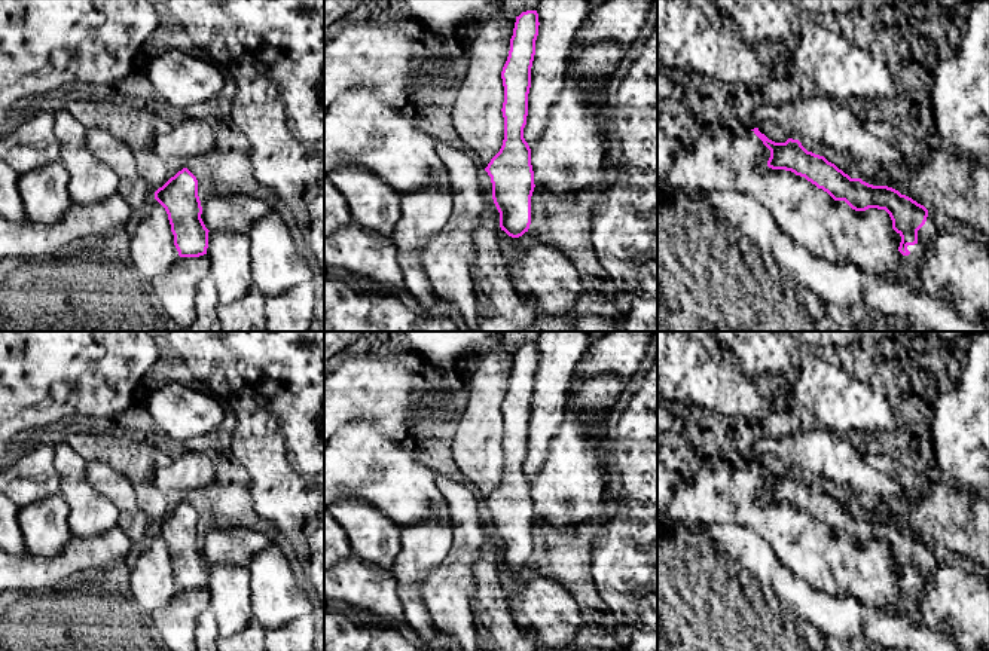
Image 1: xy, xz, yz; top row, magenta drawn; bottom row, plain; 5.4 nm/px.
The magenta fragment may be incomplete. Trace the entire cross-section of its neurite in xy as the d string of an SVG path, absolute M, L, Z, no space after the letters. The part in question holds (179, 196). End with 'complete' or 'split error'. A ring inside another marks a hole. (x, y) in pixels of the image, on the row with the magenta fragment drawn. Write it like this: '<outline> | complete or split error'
M183 168L155 192L155 199L165 208L180 257L207 254L208 229L201 214L198 180Z | complete

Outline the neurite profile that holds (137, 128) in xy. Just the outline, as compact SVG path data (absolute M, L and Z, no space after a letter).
M64 98L61 107L86 129L103 129L125 143L135 158L137 172L153 192L168 181L168 165L153 147L158 135L171 131L171 117L132 107L125 100Z

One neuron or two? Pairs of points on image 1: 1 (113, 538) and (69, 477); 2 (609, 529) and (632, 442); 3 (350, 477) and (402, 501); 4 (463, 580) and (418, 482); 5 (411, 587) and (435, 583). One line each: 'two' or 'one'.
1: two
2: one
3: one
4: two
5: two

